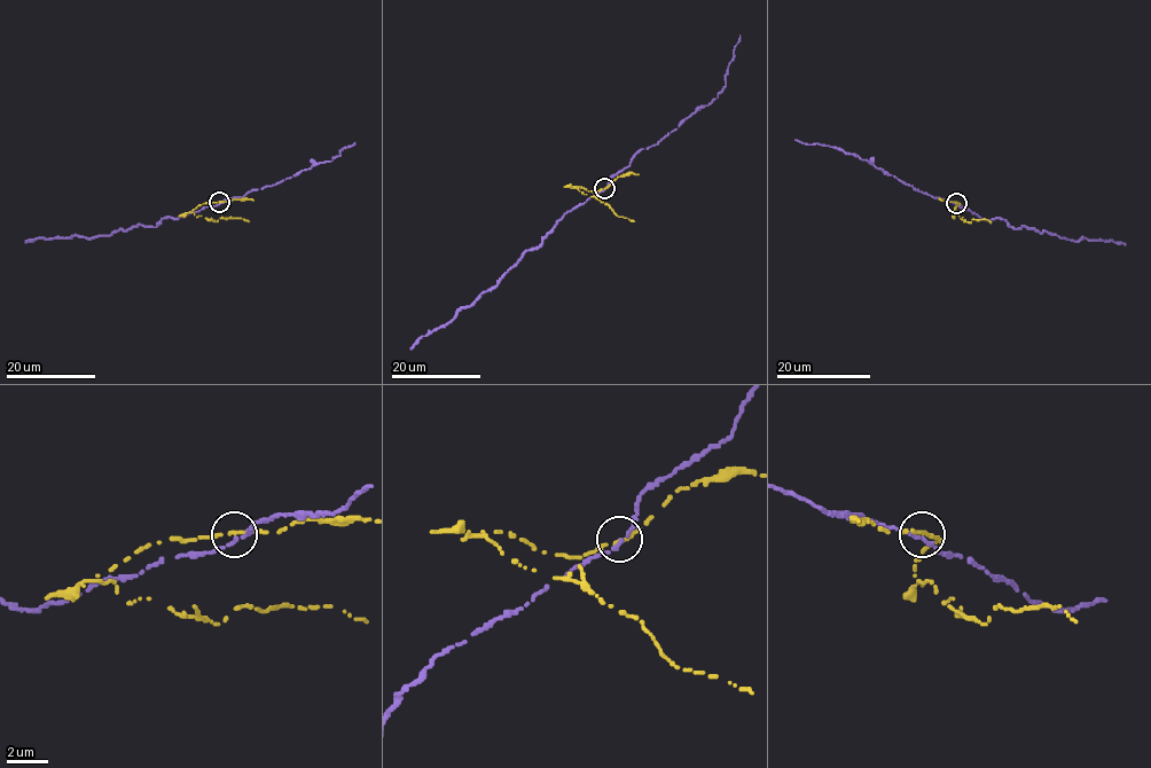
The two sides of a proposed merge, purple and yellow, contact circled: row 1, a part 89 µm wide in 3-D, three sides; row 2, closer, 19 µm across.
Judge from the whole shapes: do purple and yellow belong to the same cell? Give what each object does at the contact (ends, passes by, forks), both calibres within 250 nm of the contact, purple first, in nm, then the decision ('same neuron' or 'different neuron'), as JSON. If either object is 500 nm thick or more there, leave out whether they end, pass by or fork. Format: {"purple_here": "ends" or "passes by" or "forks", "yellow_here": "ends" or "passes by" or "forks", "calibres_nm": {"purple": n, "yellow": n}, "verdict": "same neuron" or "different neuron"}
{"purple_here": "passes by", "yellow_here": "ends", "calibres_nm": {"purple": 170, "yellow": 200}, "verdict": "different neuron"}

